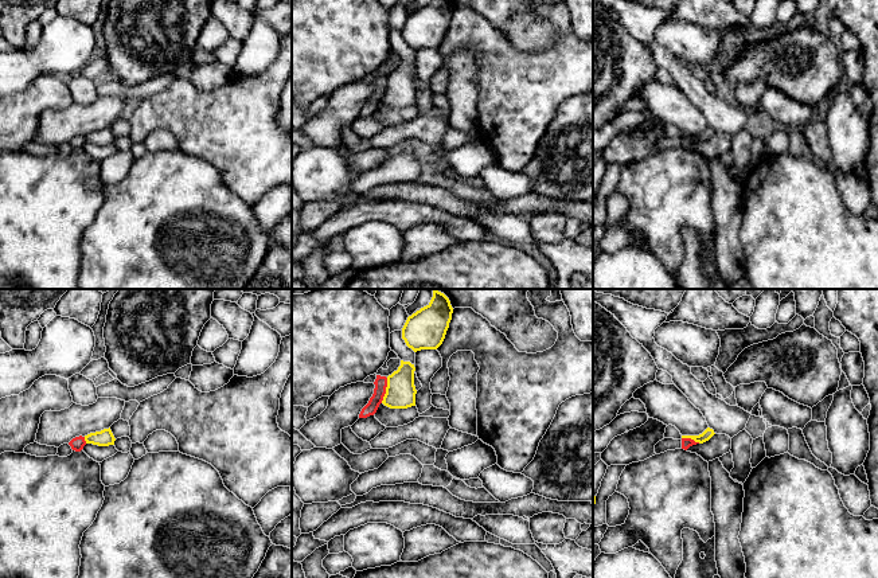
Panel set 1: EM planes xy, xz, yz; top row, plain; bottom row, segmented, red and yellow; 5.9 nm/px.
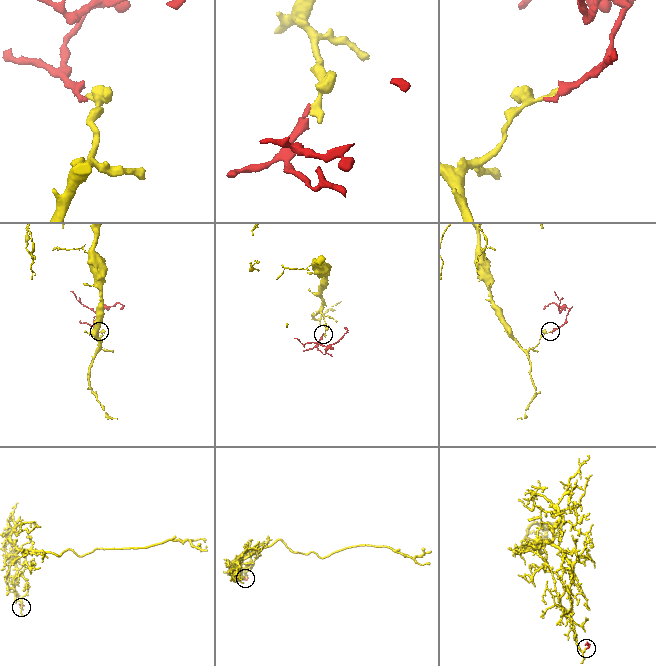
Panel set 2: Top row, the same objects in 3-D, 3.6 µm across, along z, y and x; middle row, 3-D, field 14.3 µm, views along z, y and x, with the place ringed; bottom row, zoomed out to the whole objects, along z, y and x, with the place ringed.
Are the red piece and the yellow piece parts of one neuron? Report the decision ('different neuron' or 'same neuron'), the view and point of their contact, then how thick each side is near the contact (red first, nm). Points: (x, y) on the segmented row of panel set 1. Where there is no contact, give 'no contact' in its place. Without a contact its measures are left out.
different neuron; contact xz (385, 390); calibres 80 and 180 nm

